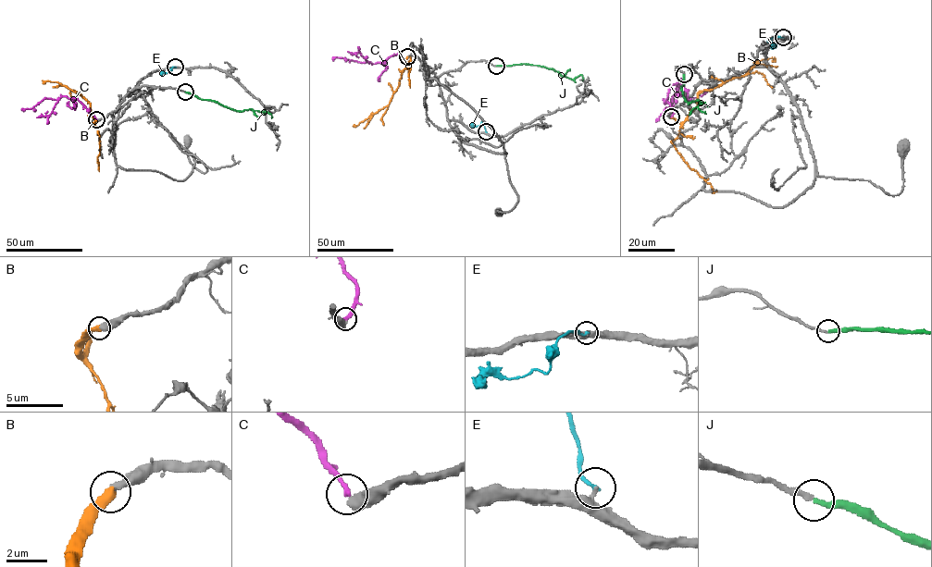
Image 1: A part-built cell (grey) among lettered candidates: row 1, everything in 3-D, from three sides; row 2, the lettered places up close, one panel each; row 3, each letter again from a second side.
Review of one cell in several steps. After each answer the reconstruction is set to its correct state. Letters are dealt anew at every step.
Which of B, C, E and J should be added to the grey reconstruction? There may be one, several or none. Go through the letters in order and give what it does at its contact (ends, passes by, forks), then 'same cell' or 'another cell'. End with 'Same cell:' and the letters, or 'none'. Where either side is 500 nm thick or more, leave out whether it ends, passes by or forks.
B: same cell
C: it ends | another cell
E: it ends | another cell
J: it ends | same cell
Same cell: B, J

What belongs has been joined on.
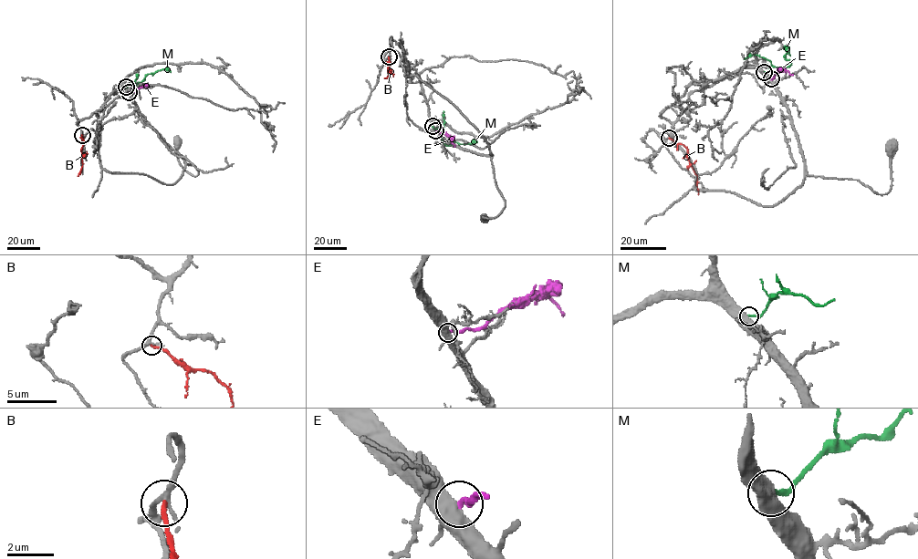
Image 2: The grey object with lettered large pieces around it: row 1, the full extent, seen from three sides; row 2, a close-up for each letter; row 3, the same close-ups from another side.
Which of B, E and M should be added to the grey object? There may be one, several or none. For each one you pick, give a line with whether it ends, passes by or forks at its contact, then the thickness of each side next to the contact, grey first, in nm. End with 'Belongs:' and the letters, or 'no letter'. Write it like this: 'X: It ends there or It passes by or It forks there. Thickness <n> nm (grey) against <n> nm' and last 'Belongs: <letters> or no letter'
Belongs: no letter

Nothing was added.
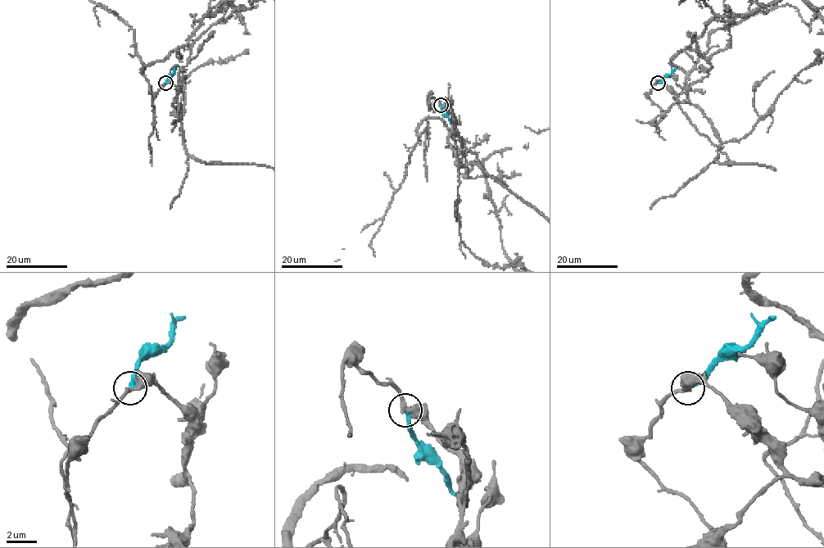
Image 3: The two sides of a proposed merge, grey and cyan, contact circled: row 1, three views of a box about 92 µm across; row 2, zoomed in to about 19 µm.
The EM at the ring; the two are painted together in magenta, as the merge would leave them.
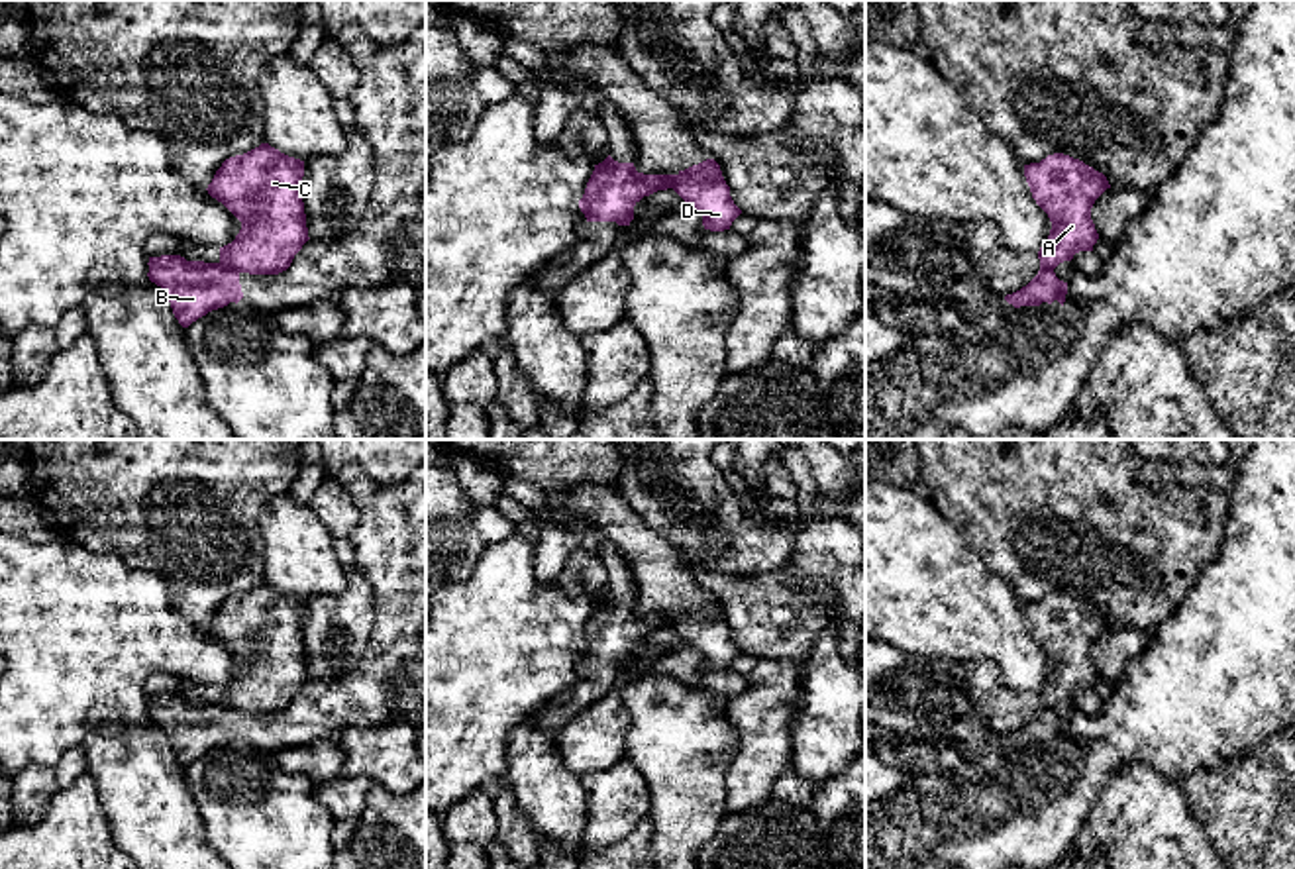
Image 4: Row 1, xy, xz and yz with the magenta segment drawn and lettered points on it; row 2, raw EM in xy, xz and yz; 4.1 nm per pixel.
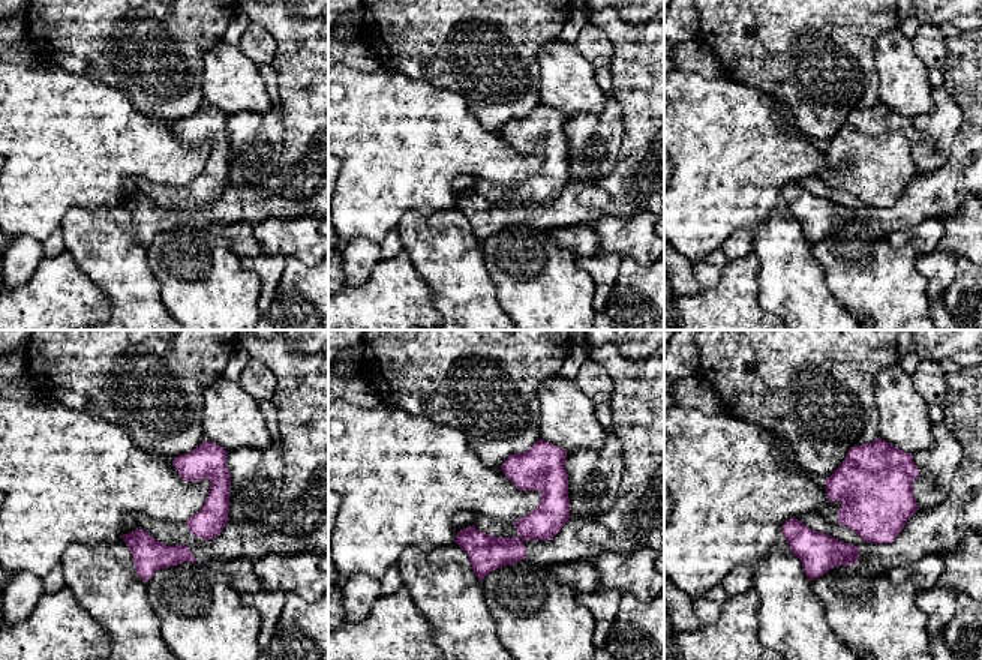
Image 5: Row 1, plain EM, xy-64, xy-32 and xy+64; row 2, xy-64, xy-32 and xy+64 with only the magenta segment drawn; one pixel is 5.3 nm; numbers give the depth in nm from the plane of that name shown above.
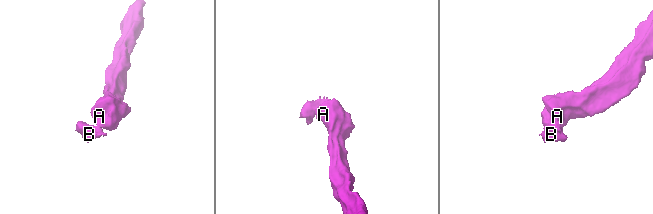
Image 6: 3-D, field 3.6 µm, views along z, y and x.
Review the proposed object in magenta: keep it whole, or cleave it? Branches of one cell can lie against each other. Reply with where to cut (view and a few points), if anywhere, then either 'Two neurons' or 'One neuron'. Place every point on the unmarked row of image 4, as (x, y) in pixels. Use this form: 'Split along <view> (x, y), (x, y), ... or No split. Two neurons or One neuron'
Split along xy (218, 703), (240, 711). Two neurons

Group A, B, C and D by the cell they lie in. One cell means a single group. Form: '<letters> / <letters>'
A C D / B

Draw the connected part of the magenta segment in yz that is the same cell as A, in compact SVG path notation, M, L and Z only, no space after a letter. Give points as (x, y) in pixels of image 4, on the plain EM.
M1063 592L1024 604L1024 616L1032 638L1052 661L1048 681L1038 690L1040 710L1054 710L1075 692L1093 690L1099 673L1091 647L1111 628L1107 616Z

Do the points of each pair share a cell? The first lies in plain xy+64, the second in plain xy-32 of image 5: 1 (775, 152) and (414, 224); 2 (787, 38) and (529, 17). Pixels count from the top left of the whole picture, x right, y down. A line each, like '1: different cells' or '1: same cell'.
1: different cells
2: same cell

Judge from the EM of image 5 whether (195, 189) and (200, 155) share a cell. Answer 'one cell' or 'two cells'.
two cells

